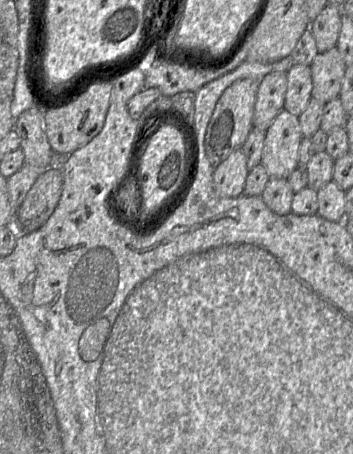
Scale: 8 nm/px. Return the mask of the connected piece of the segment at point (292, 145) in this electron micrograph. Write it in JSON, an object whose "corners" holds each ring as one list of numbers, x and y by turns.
{"corners":[[283,109,265,133,261,163,270,177,289,178,299,164,299,149,302,138,299,117]]}

